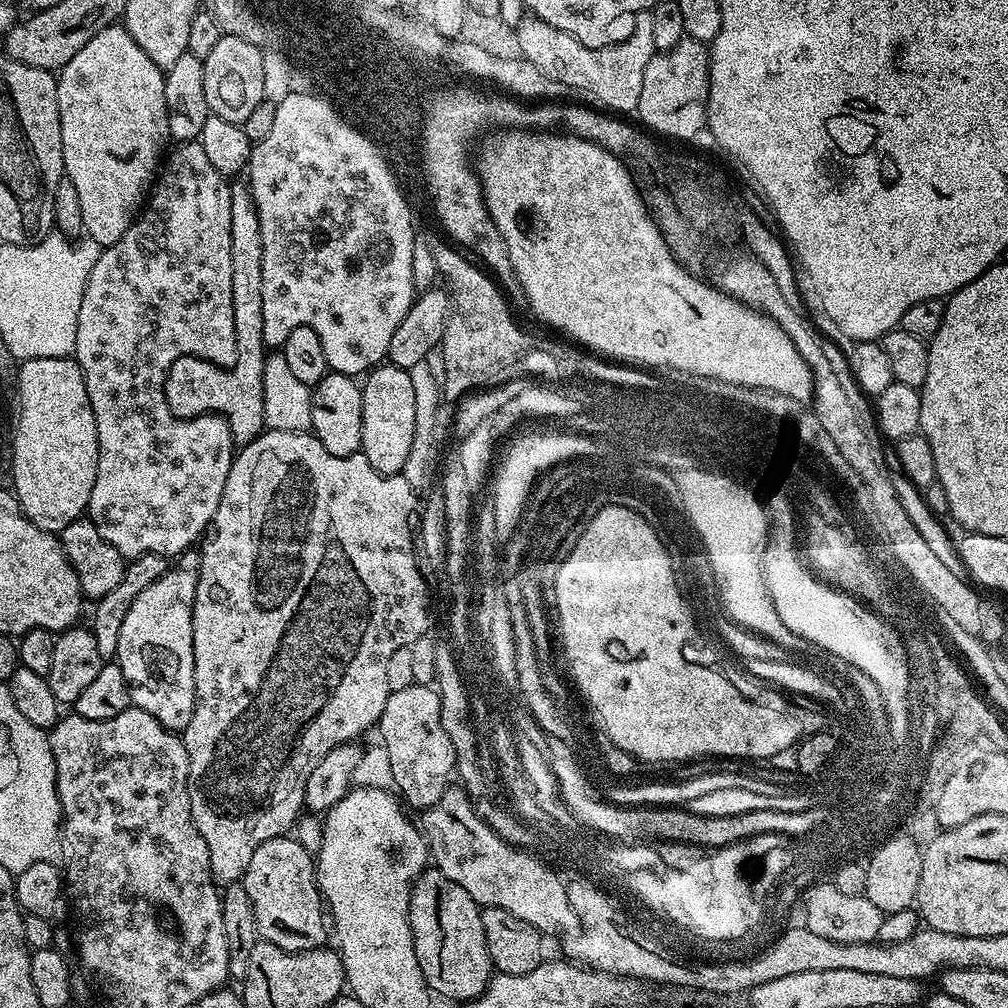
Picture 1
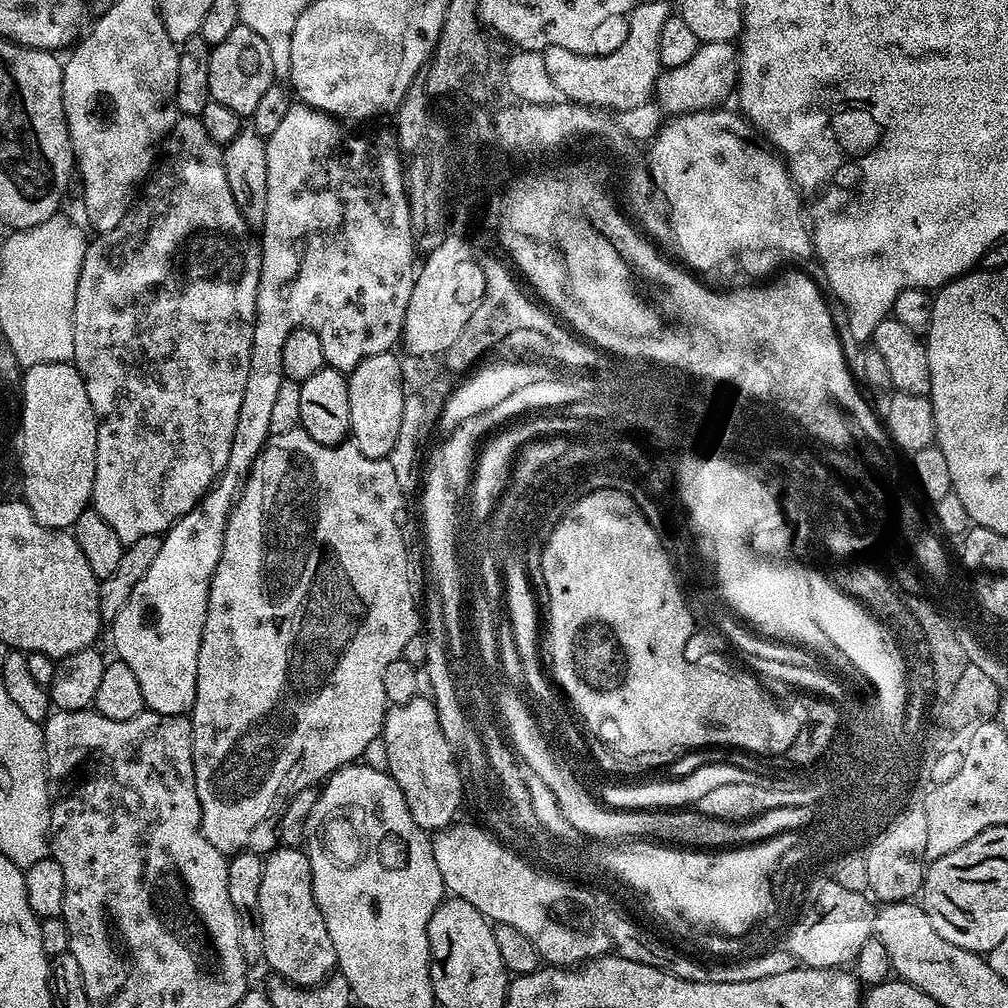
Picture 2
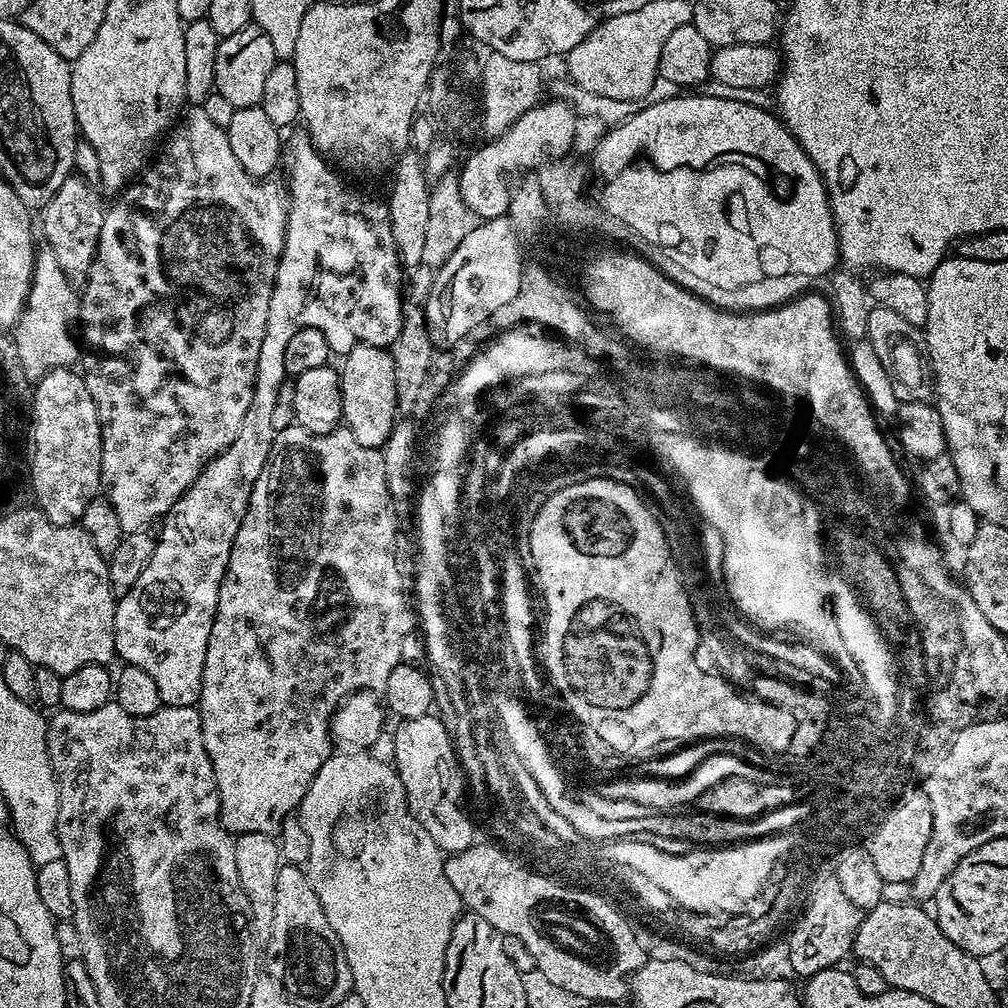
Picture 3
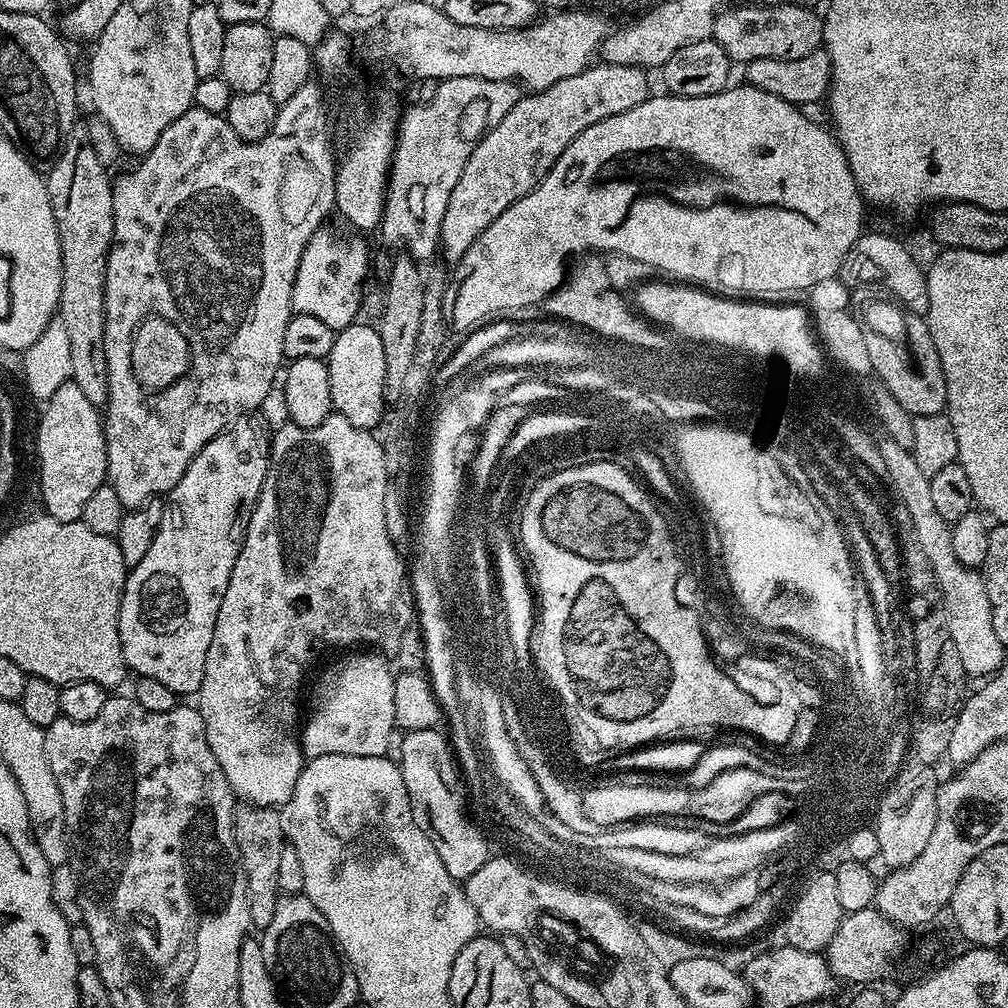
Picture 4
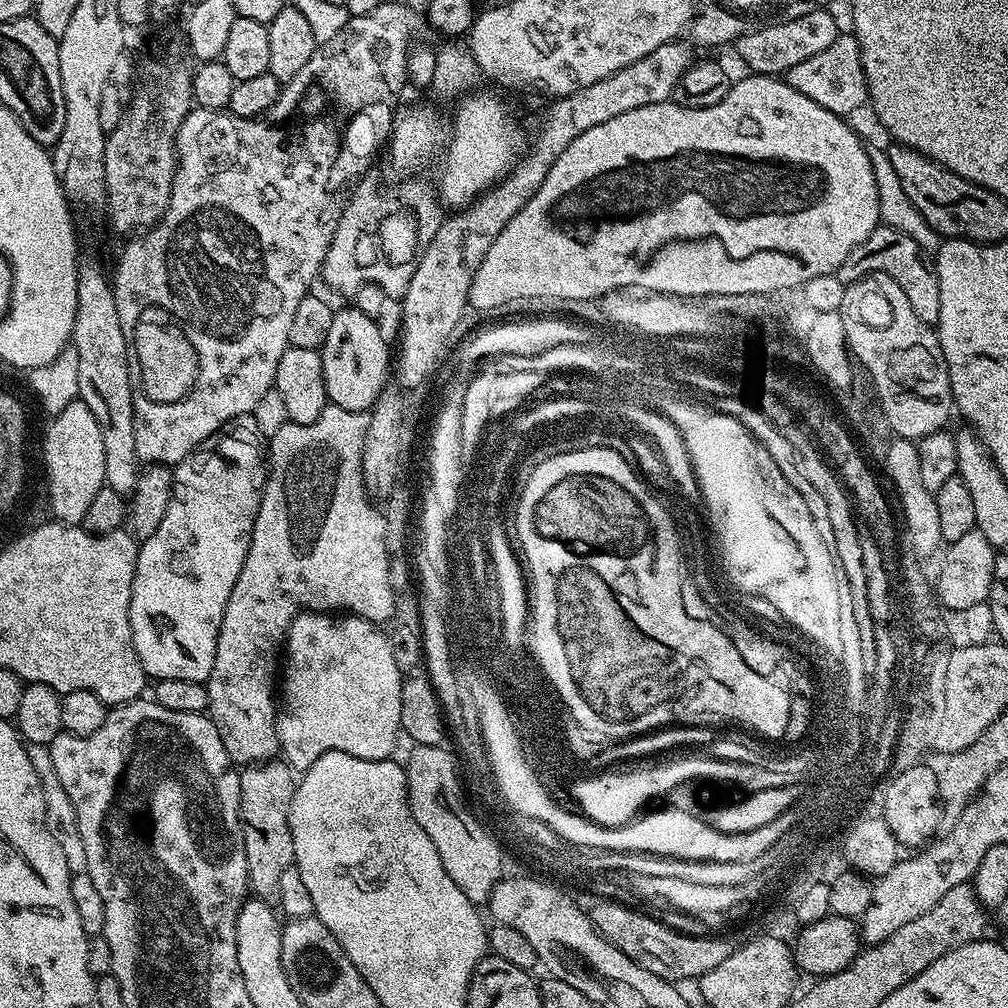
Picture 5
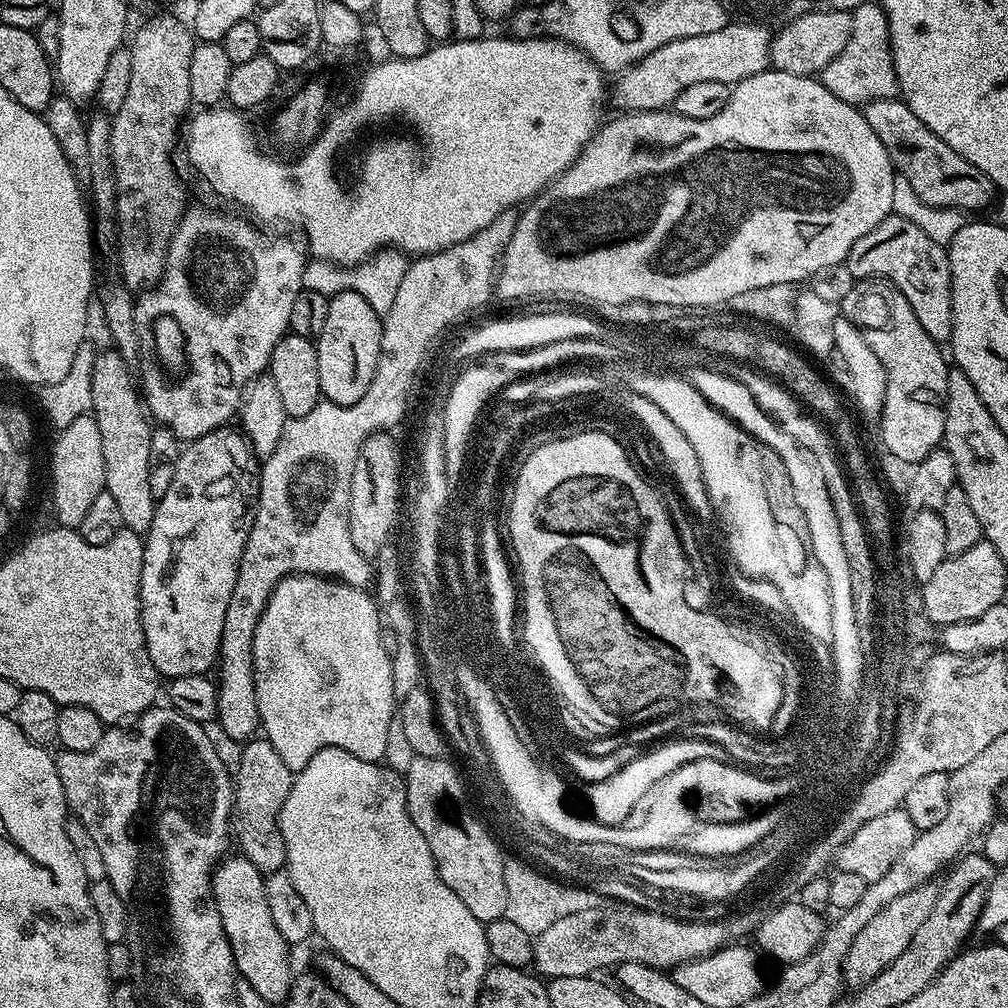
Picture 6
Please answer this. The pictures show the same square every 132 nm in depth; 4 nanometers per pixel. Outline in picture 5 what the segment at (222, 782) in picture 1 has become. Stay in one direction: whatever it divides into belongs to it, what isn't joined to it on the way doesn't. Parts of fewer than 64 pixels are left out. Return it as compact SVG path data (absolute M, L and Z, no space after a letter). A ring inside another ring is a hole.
M330 402L324 407L322 414L318 414L318 418L314 418L314 422L281 424L277 432L270 437L270 443L266 448L264 493L260 499L260 509L254 522L250 550L246 554L242 574L238 574L238 582L234 582L234 590L230 590L230 602L226 602L226 610L222 614L222 626L218 634L218 650L214 654L214 670L210 670L210 678L206 682L208 689L207 715L211 716L218 734L222 738L222 746L226 746L226 754L232 760L233 765L262 764L266 760L273 759L281 751L278 730L276 729L278 700L274 695L274 685L278 680L278 653L281 651L294 617L307 610L325 614L359 616L360 619L368 620L371 624L376 625L380 621L380 616L386 616L388 612L391 612L394 601L391 595L393 587L388 584L384 561L384 545L386 544L384 528L389 521L376 509L379 507L370 499L362 478L362 446L366 442L367 425L368 412L351 412L345 408L338 408Z

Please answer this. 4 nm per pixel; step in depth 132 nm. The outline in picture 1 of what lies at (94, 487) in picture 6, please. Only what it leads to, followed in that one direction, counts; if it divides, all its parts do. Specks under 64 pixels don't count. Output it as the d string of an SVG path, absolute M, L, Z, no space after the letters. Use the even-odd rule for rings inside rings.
M34 358L19 365L16 386L23 389L23 419L16 457L10 462L20 511L34 526L59 533L87 513L98 470L98 430L75 359Z

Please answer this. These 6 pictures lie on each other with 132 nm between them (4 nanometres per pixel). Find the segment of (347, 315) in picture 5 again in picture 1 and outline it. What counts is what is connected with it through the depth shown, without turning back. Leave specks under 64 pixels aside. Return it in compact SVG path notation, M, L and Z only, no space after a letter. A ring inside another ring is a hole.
M391 362L381 363L363 377L362 442L360 452L385 476L403 473L410 445L414 442L414 386L407 368Z

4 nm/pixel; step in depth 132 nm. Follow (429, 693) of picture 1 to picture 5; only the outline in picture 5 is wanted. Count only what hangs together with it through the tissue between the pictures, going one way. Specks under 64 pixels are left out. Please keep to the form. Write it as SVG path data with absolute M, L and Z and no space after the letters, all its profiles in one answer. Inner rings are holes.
M422 748L413 752L406 767L408 774L408 805L418 818L418 826L426 830L430 842L434 842L434 850L438 850L438 858L442 858L442 866L446 866L446 874L454 878L454 886L470 898L470 902L477 906L484 906L492 899L492 891L498 887L502 877L500 875L501 845L491 841L488 835L480 831L476 824L464 814L459 802L459 778L455 774L455 760L444 754L438 748Z

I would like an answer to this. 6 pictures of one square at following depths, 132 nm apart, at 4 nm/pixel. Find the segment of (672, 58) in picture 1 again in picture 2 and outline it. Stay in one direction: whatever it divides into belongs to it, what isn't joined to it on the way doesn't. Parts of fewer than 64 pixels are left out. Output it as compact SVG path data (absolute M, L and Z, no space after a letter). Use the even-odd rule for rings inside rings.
M732 42L701 43L700 49L690 58L690 62L682 66L663 69L654 80L654 100L661 113L668 112L669 117L684 116L687 112L705 112L707 108L715 108L725 103L727 96L735 93L738 77L740 74L740 61L738 48Z

